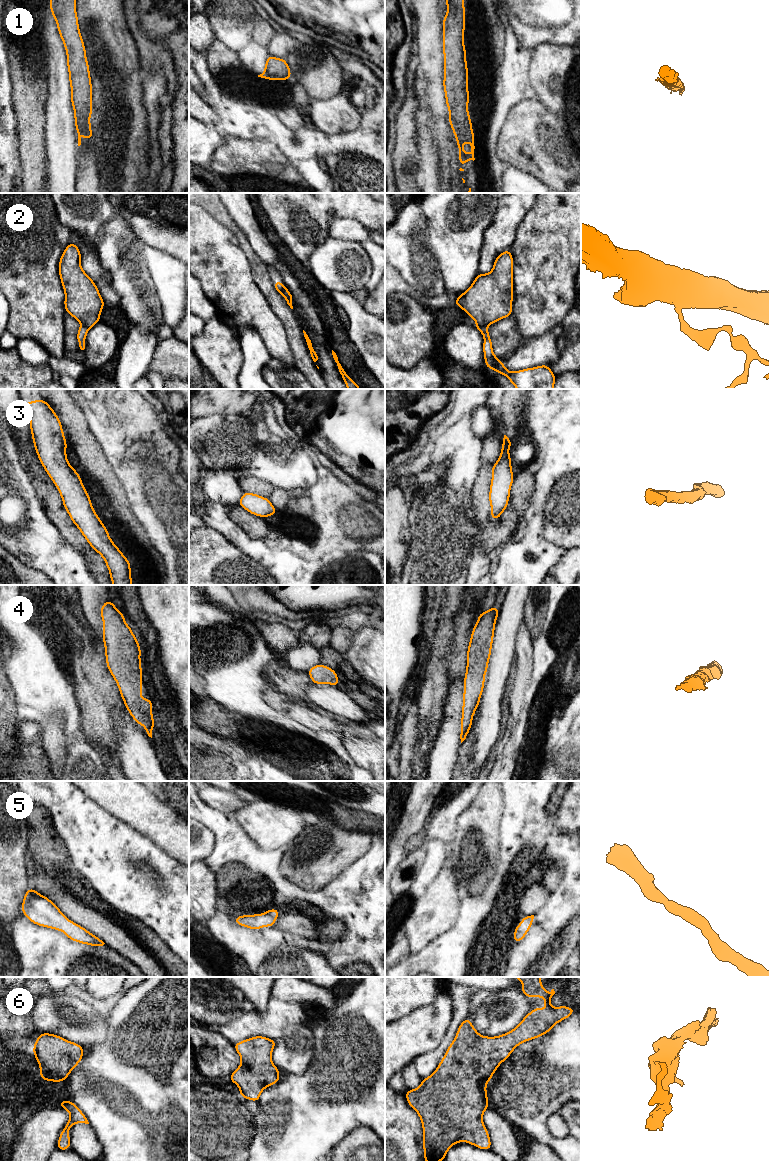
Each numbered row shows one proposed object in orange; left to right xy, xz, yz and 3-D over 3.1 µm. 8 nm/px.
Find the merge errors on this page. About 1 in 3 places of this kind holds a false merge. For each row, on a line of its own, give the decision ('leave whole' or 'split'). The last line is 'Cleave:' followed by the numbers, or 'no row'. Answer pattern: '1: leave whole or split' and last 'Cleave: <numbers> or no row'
1: leave whole
2: split
3: leave whole
4: leave whole
5: leave whole
6: leave whole
Cleave: 2

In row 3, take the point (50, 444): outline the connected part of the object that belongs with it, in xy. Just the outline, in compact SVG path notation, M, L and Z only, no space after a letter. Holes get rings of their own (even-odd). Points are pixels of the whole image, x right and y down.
M46 400L23 402L23 405L29 415L35 451L58 488L71 520L105 560L112 584L132 585L130 560L112 542L107 528L92 507L79 474L67 460L67 443L57 414Z

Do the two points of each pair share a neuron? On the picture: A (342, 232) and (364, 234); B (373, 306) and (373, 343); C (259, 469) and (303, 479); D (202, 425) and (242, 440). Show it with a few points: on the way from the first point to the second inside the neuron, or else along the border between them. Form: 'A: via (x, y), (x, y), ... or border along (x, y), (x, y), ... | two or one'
A: via (347, 232), (359, 233) | one
B: border along (362, 303), (362, 306), (368, 312), (374, 314) | two
C: via (270, 469), (292, 469) | one
D: via (212, 435), (219, 440), (232, 440) | one

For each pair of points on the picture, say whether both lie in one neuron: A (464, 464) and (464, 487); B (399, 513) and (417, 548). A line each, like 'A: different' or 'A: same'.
A: same
B: different

